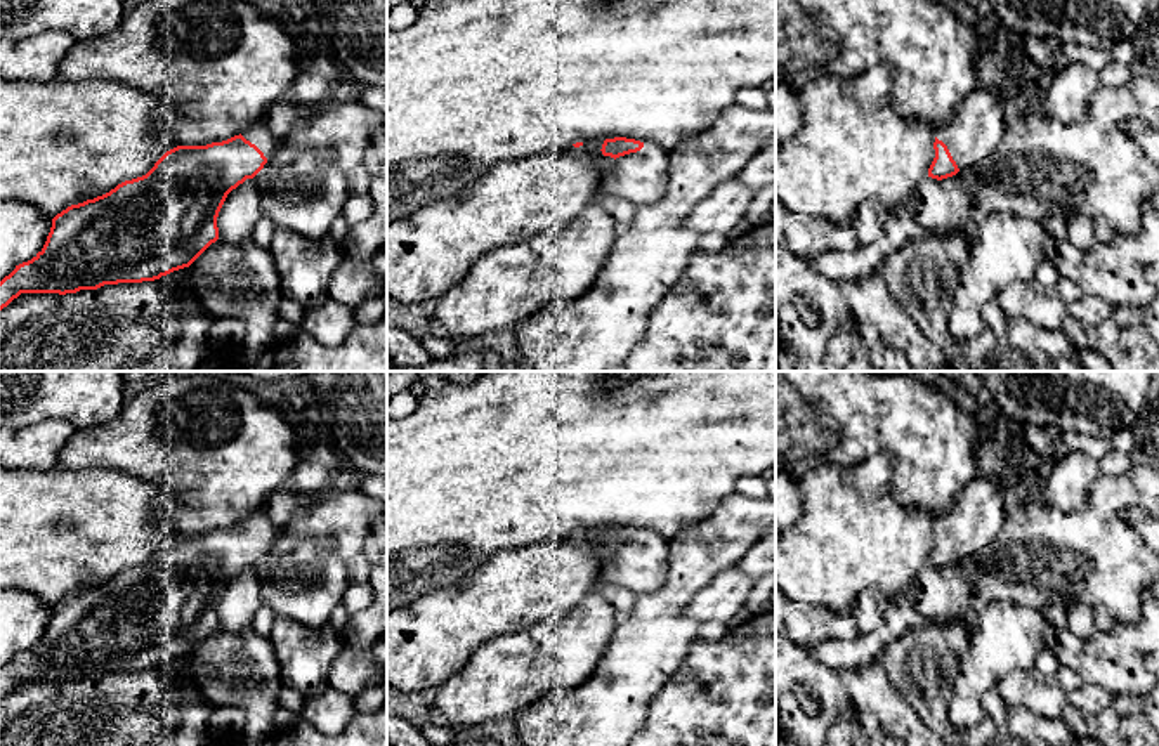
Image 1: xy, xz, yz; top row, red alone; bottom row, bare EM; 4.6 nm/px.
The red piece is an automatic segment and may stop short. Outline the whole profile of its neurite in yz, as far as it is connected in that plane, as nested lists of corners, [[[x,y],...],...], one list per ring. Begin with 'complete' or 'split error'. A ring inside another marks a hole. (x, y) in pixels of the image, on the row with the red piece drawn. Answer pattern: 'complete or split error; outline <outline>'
split error; outline [[[985,87],[972,92],[953,120],[935,128],[928,177],[942,180],[984,161],[1003,139],[1010,111],[1008,94]]]

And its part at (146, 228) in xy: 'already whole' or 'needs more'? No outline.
needs more

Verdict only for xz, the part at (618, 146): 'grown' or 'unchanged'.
grown

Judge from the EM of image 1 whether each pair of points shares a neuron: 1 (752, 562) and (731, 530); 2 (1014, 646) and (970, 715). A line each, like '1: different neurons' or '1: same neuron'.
1: different neurons
2: same neuron

